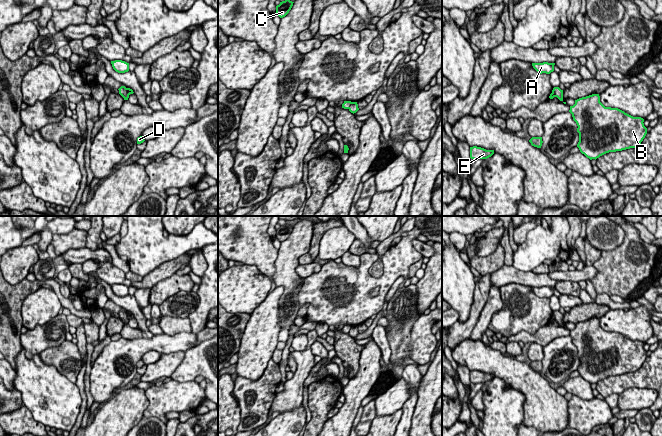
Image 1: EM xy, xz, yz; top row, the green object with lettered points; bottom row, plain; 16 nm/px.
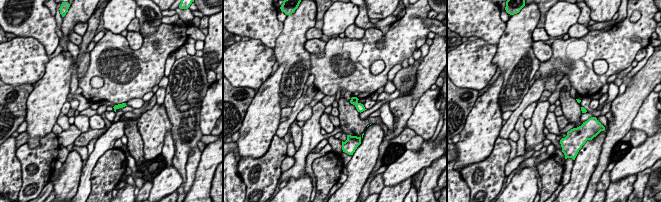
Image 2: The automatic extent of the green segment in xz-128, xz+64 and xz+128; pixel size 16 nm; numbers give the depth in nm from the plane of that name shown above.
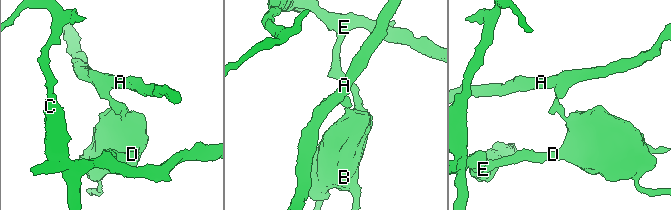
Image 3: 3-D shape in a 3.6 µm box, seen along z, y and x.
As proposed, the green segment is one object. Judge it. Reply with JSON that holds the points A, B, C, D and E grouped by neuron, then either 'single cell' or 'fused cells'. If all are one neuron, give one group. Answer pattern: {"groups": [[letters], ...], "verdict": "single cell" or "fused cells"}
{"groups": [["A", "C"], ["B", "D", "E"]], "verdict": "fused cells"}

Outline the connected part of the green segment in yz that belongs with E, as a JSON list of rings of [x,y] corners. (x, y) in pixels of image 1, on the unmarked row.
[[[473,370],[470,371],[470,382],[477,383],[487,383],[494,378],[494,374],[486,374],[481,371]]]

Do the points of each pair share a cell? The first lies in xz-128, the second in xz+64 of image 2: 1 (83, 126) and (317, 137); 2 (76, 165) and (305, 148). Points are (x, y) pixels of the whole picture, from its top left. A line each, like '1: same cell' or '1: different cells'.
1: different cells
2: same cell

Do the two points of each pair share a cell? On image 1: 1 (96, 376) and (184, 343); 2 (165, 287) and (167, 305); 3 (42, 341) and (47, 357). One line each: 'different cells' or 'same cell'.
1: same cell
2: different cells
3: different cells

